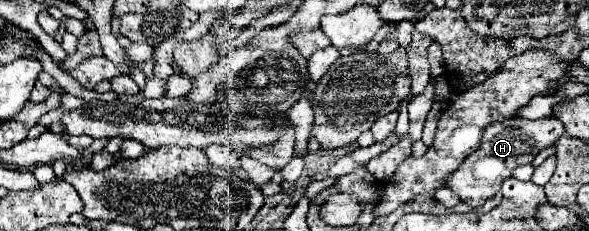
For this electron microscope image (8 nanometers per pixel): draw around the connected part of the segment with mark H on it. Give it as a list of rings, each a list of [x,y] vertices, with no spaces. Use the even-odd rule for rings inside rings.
[[[516,118],[516,122],[494,122],[492,126],[486,126],[480,148],[472,152],[454,174],[448,176],[446,188],[460,194],[462,202],[478,208],[500,190],[502,182],[512,176],[514,168],[530,164],[542,148],[552,146],[562,134],[564,126],[558,118],[540,118],[540,120]]]

